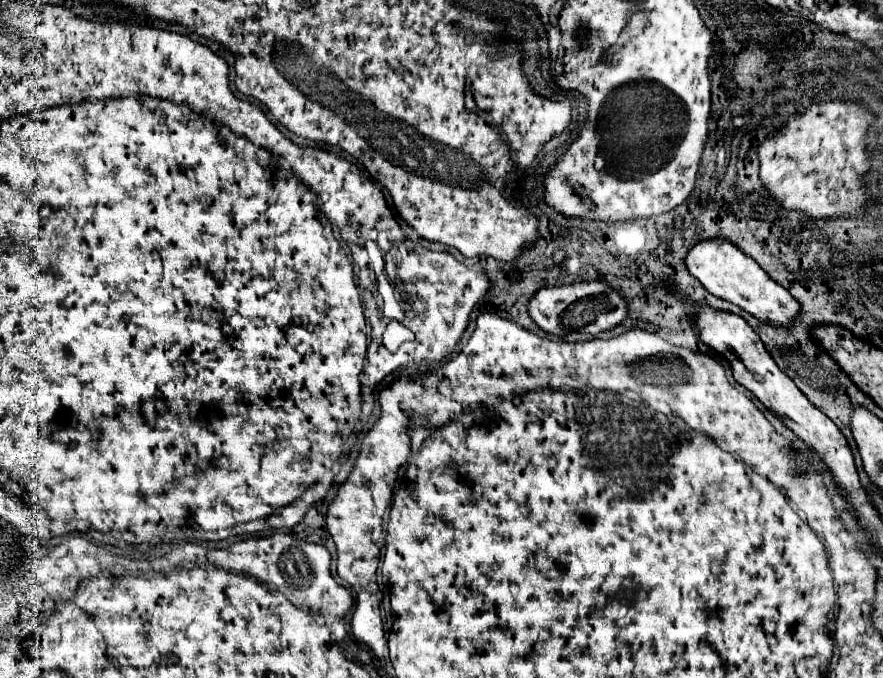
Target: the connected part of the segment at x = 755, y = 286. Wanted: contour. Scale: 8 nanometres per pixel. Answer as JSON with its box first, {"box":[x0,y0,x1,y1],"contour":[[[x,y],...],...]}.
{"box":[686,237,800,325],"contour":[[[724,237],[698,241],[686,255],[686,267],[712,295],[726,299],[772,325],[786,325],[794,321],[800,311],[800,303],[782,285],[772,281],[752,257],[744,255],[732,241]]]}

